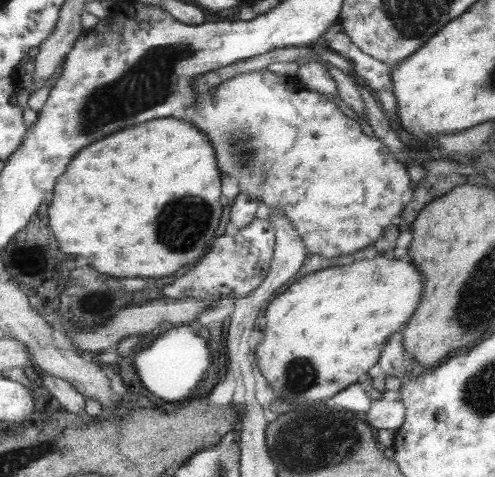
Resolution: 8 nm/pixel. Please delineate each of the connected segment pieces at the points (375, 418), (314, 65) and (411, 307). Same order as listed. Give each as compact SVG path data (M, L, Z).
M380 398L371 401L370 408L365 414L368 423L376 429L385 428L396 432L405 422L406 404L402 399L387 401Z
M301 59L297 63L299 64L297 77L307 89L340 96L336 80L332 77L325 63L310 61L309 59Z
M378 250L373 251L364 254L359 260L345 262L351 266L323 268L320 272L304 277L285 294L271 301L266 314L266 335L256 355L259 370L270 380L275 396L280 395L281 399L289 400L297 407L313 406L319 400L323 402L326 398L333 398L355 382L360 383L367 376L367 372L380 362L391 336L408 327L423 298L423 274L411 261L405 261L389 259Z

